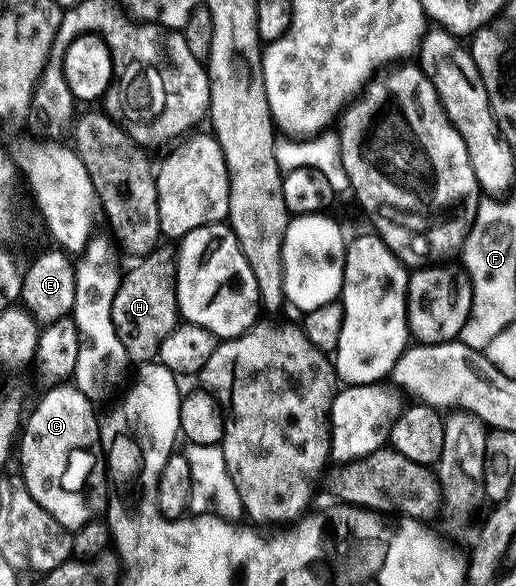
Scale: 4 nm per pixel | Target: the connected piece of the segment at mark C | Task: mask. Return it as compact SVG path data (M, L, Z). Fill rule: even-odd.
M59 385L41 392L42 400L34 412L29 412L24 426L20 431L20 446L16 455L22 458L20 478L26 483L26 488L60 525L73 533L84 525L99 518L106 507L106 483L108 484L108 468L102 446L102 429L99 412L94 412L95 400L84 397L80 389L73 385Z

